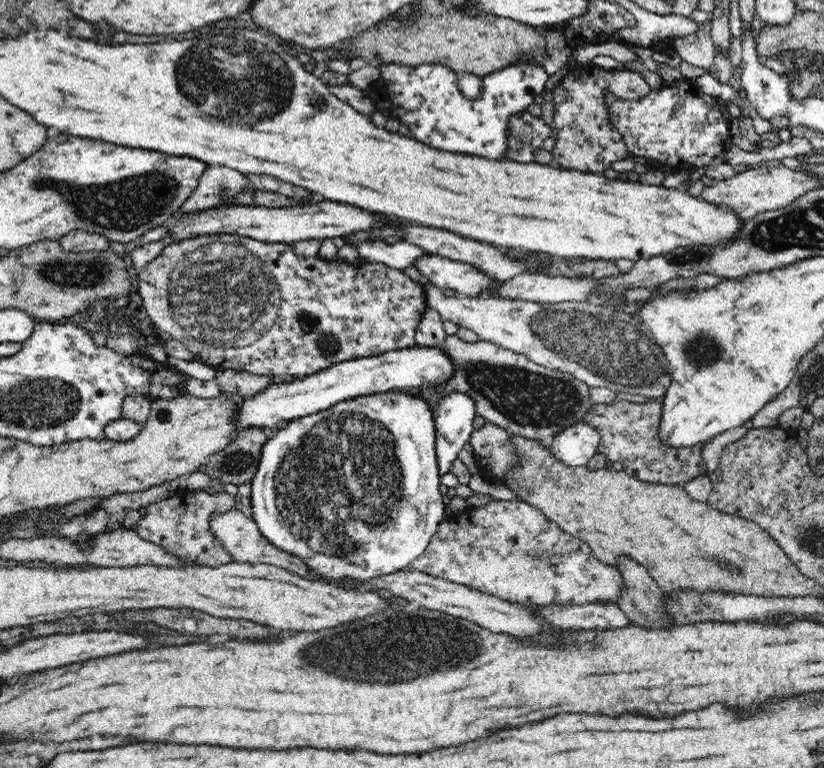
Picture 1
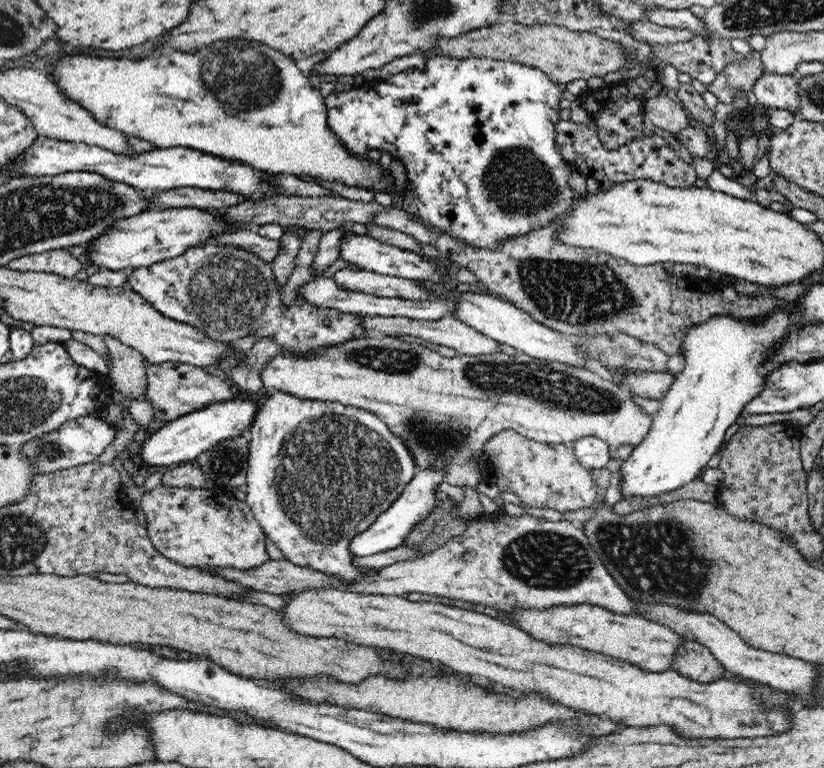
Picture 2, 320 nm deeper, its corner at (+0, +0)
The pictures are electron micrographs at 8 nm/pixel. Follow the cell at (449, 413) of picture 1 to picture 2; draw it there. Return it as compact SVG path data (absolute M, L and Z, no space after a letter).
M432 469L422 470L413 476L402 494L398 495L398 499L394 500L394 503L386 508L368 528L364 528L364 532L358 532L350 540L348 549L352 556L370 556L370 554L386 552L386 550L400 546L402 538L410 532L410 528L414 528L414 522L418 524L418 520L428 516L428 512L435 507L433 505L435 504L436 488L443 481L442 478L444 478L444 471L432 471Z

